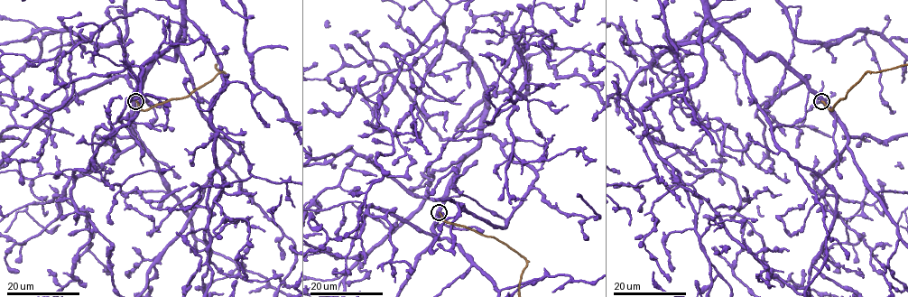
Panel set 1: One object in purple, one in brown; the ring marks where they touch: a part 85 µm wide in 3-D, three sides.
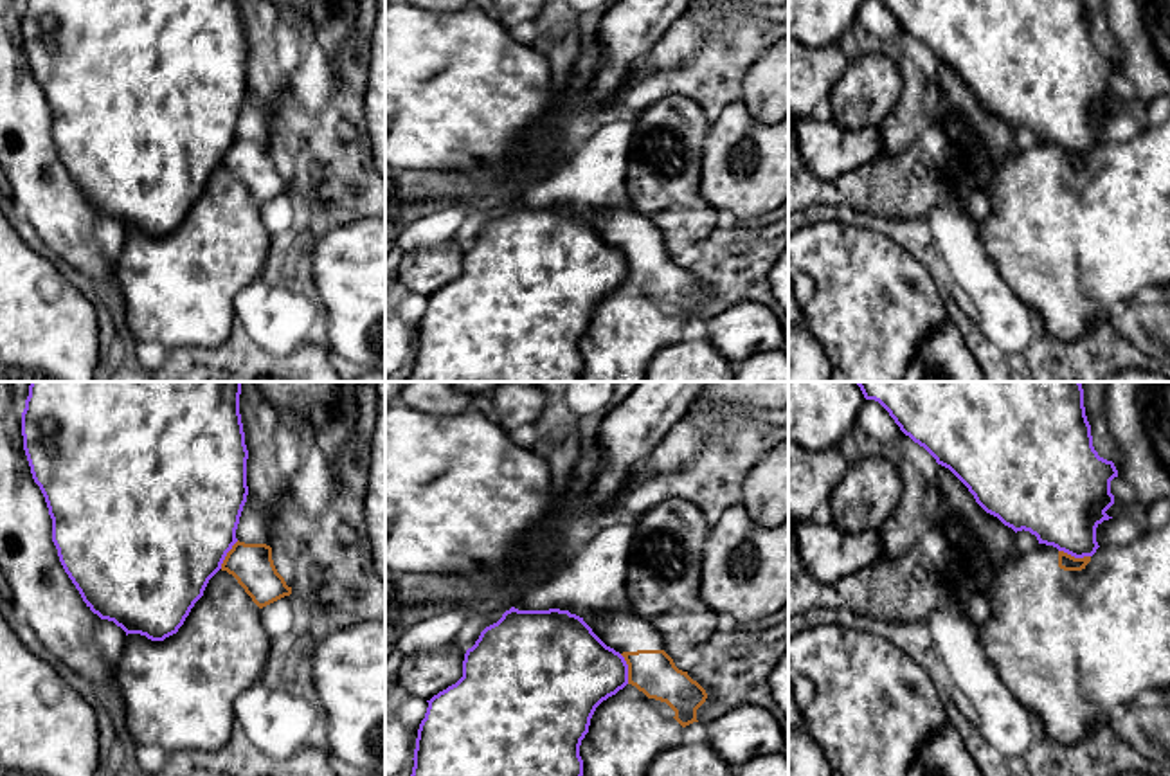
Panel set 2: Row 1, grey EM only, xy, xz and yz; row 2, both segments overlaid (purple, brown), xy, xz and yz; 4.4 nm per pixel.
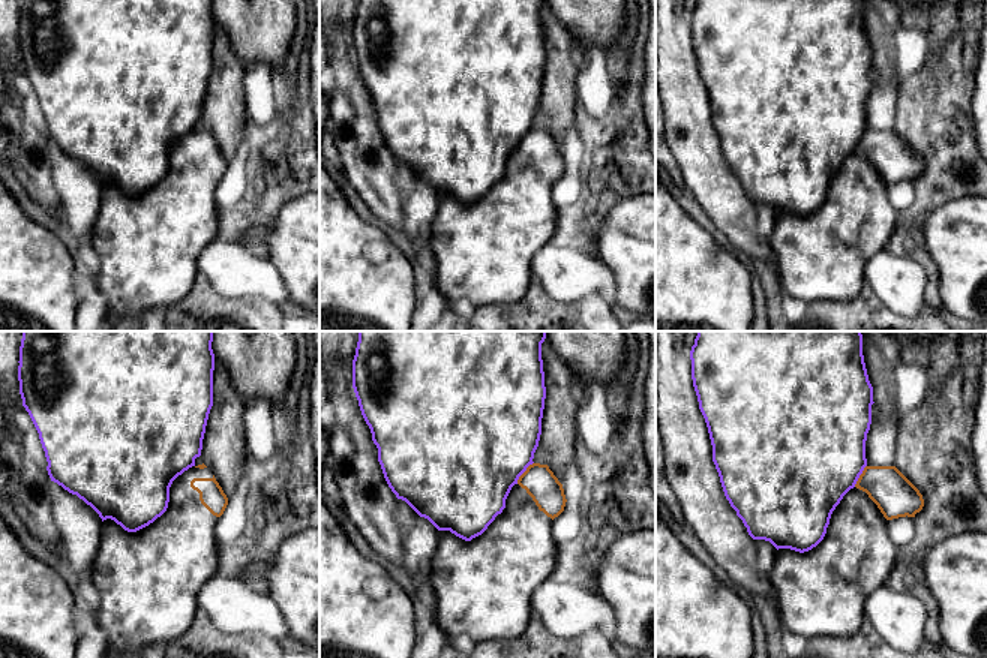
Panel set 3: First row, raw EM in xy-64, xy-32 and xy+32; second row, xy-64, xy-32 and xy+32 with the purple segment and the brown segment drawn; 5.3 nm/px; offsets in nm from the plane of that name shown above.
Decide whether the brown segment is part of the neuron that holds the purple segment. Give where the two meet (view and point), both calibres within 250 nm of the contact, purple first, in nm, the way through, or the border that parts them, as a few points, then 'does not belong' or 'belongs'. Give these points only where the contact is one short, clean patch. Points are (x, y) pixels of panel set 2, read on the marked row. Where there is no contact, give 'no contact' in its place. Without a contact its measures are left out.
yz (1075, 557) | 380/70 nm | along yz (1059, 550), (1075, 557), (1089, 557) | does not belong

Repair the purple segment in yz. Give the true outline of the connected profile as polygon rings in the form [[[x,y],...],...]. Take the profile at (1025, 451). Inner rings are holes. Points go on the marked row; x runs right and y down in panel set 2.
[[[857,382],[866,400],[878,402],[900,430],[914,443],[923,447],[938,465],[949,468],[974,495],[976,502],[990,515],[997,517],[1004,526],[1017,531],[1030,531],[1039,544],[1053,546],[1075,558],[1093,556],[1100,547],[1096,542],[1096,528],[1112,517],[1105,511],[1114,504],[1111,481],[1118,477],[1112,461],[1098,456],[1093,447],[1091,425],[1084,407],[1084,389],[1080,382]]]

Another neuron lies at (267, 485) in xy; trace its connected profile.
[[[241,382],[239,414],[248,450],[248,495],[256,508],[266,517],[266,546],[272,547],[272,533],[279,513],[279,502],[286,495],[286,484],[290,481],[277,465],[275,430],[281,425],[281,420],[279,412],[254,385],[254,382]]]

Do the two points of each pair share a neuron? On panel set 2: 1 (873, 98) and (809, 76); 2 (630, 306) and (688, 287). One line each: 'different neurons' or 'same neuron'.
1: same neuron
2: same neuron

